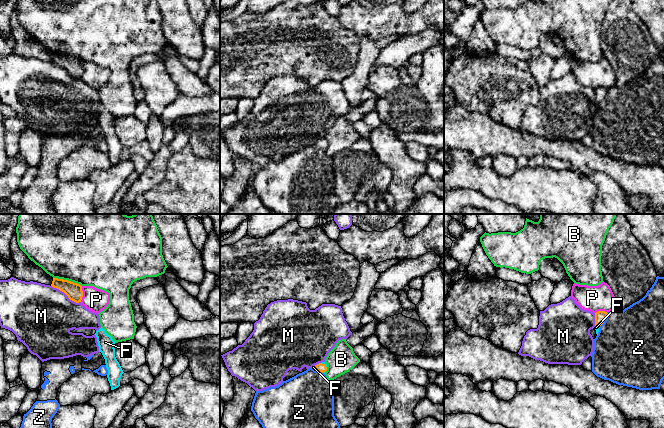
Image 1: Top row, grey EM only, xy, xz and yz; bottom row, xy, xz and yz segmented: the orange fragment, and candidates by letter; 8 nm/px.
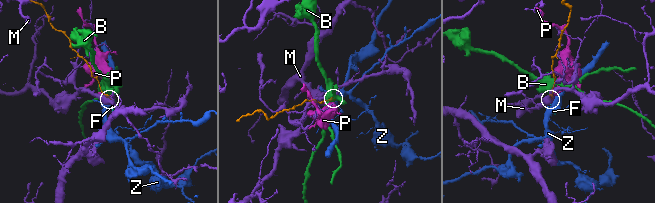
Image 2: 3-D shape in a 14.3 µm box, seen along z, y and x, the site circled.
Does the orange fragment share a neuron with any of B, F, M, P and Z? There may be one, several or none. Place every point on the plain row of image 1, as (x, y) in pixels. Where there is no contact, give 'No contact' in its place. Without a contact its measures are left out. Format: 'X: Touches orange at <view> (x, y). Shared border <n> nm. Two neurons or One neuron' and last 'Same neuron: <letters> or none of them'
B: Touches orange at xy (67, 56). Shared border 240 nm. Two neurons
F: Touches orange at xz (324, 140). Shared border 60 nm. One neuron
M: Touches orange at xy (66, 70). Shared border 280 nm. Two neurons
P: Touches orange at xy (82, 70). Shared border 130 nm. Two neurons
Z: Touches orange at yz (605, 95). Shared border 130 nm. Two neurons
Same neuron: F

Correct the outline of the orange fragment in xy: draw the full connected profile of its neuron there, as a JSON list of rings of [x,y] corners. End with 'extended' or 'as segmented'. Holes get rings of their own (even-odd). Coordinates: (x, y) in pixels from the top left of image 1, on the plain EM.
[[[53,54],[51,62],[64,68],[70,76],[76,79],[79,79],[82,76],[83,67],[80,60],[68,56]]]; as segmented

